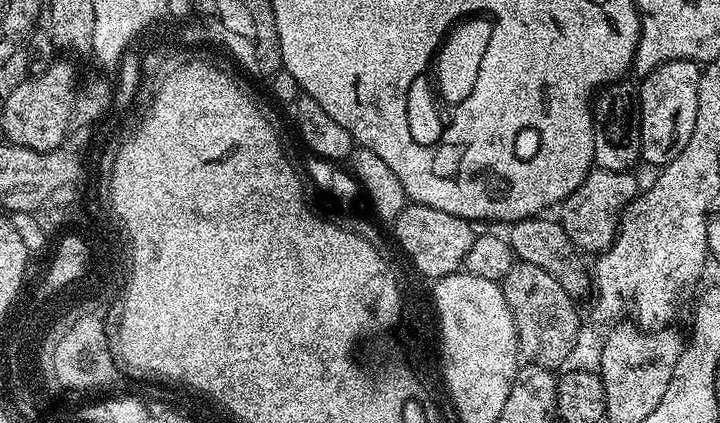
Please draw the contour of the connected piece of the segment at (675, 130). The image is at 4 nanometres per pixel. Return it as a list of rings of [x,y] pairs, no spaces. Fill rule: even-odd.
[[[665,60],[638,88],[640,105],[640,154],[643,163],[669,164],[690,142],[694,118],[698,118],[698,78],[701,65],[695,60]]]

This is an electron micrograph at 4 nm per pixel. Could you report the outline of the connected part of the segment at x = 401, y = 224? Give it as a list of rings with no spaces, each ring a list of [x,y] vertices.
[[[409,203],[398,214],[394,221],[396,227],[395,243],[402,249],[405,257],[424,276],[439,278],[450,276],[461,271],[466,253],[475,242],[477,229],[469,221],[458,218],[454,214],[446,214],[446,210],[436,210],[430,206]]]

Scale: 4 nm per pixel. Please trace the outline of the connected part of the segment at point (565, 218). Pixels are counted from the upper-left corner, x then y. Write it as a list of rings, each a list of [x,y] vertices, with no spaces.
[[[593,167],[587,178],[559,205],[559,224],[564,228],[573,246],[581,253],[599,254],[612,244],[612,239],[616,237],[621,212],[638,195],[636,180],[632,175],[631,171],[615,172]]]

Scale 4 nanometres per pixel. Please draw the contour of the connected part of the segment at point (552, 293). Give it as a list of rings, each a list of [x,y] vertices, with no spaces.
[[[521,262],[513,266],[510,274],[506,274],[502,287],[506,306],[510,306],[510,314],[514,314],[521,357],[527,363],[553,370],[567,365],[568,355],[582,325],[582,319],[576,313],[577,301],[563,290],[553,275],[538,266]]]

